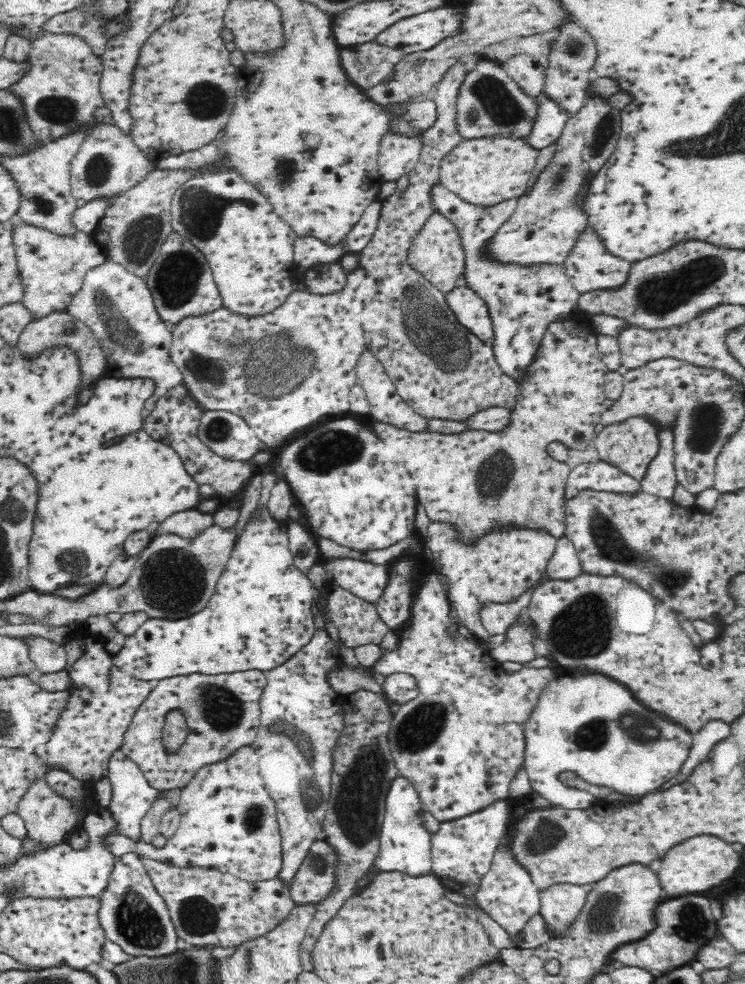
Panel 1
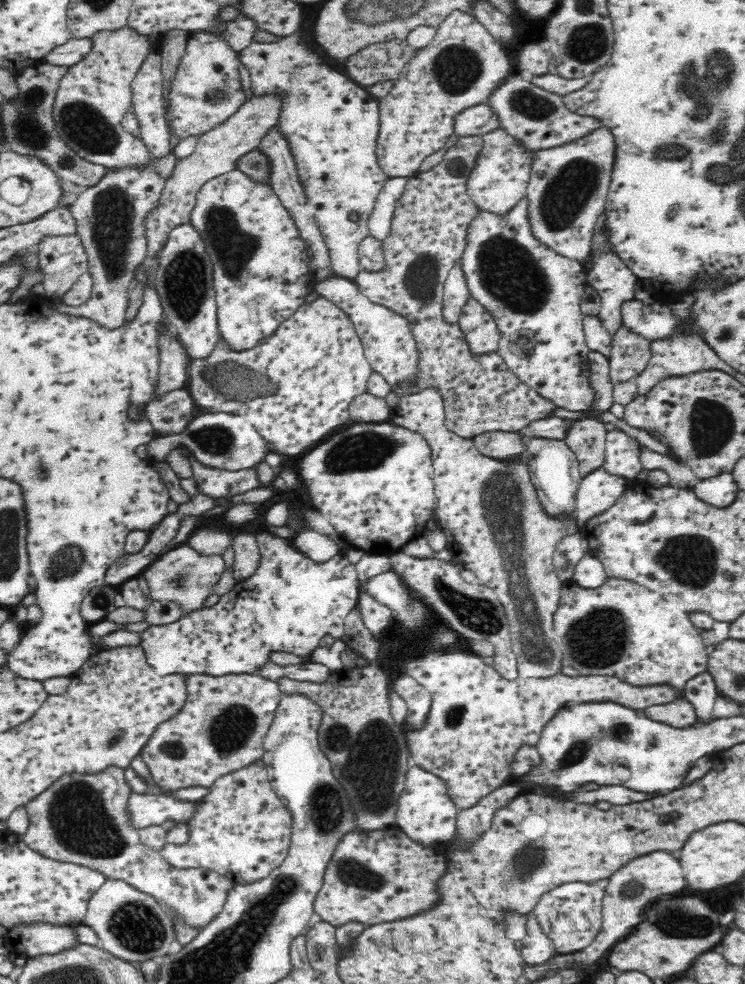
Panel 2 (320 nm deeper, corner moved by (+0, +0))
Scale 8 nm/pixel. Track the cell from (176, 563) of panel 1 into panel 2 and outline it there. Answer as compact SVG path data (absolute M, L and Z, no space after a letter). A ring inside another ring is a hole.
M184 543L160 555L140 576L150 589L150 600L172 602L184 613L190 613L205 606L205 601L212 595L212 586L219 582L224 571L221 554L204 555Z

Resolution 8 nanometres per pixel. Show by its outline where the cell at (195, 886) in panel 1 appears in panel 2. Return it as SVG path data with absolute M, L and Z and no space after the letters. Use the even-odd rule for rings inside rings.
M120 767L91 775L63 775L25 804L29 827L21 840L48 859L83 864L104 873L107 879L124 880L153 896L184 926L201 931L222 912L233 880L214 871L173 867L158 851L141 844L139 831L127 822L125 808L131 794Z

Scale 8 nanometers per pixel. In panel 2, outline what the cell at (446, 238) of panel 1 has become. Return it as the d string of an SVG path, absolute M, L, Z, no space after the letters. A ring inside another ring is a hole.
M456 261L443 282L444 319L458 323L462 307L471 297L461 263Z

